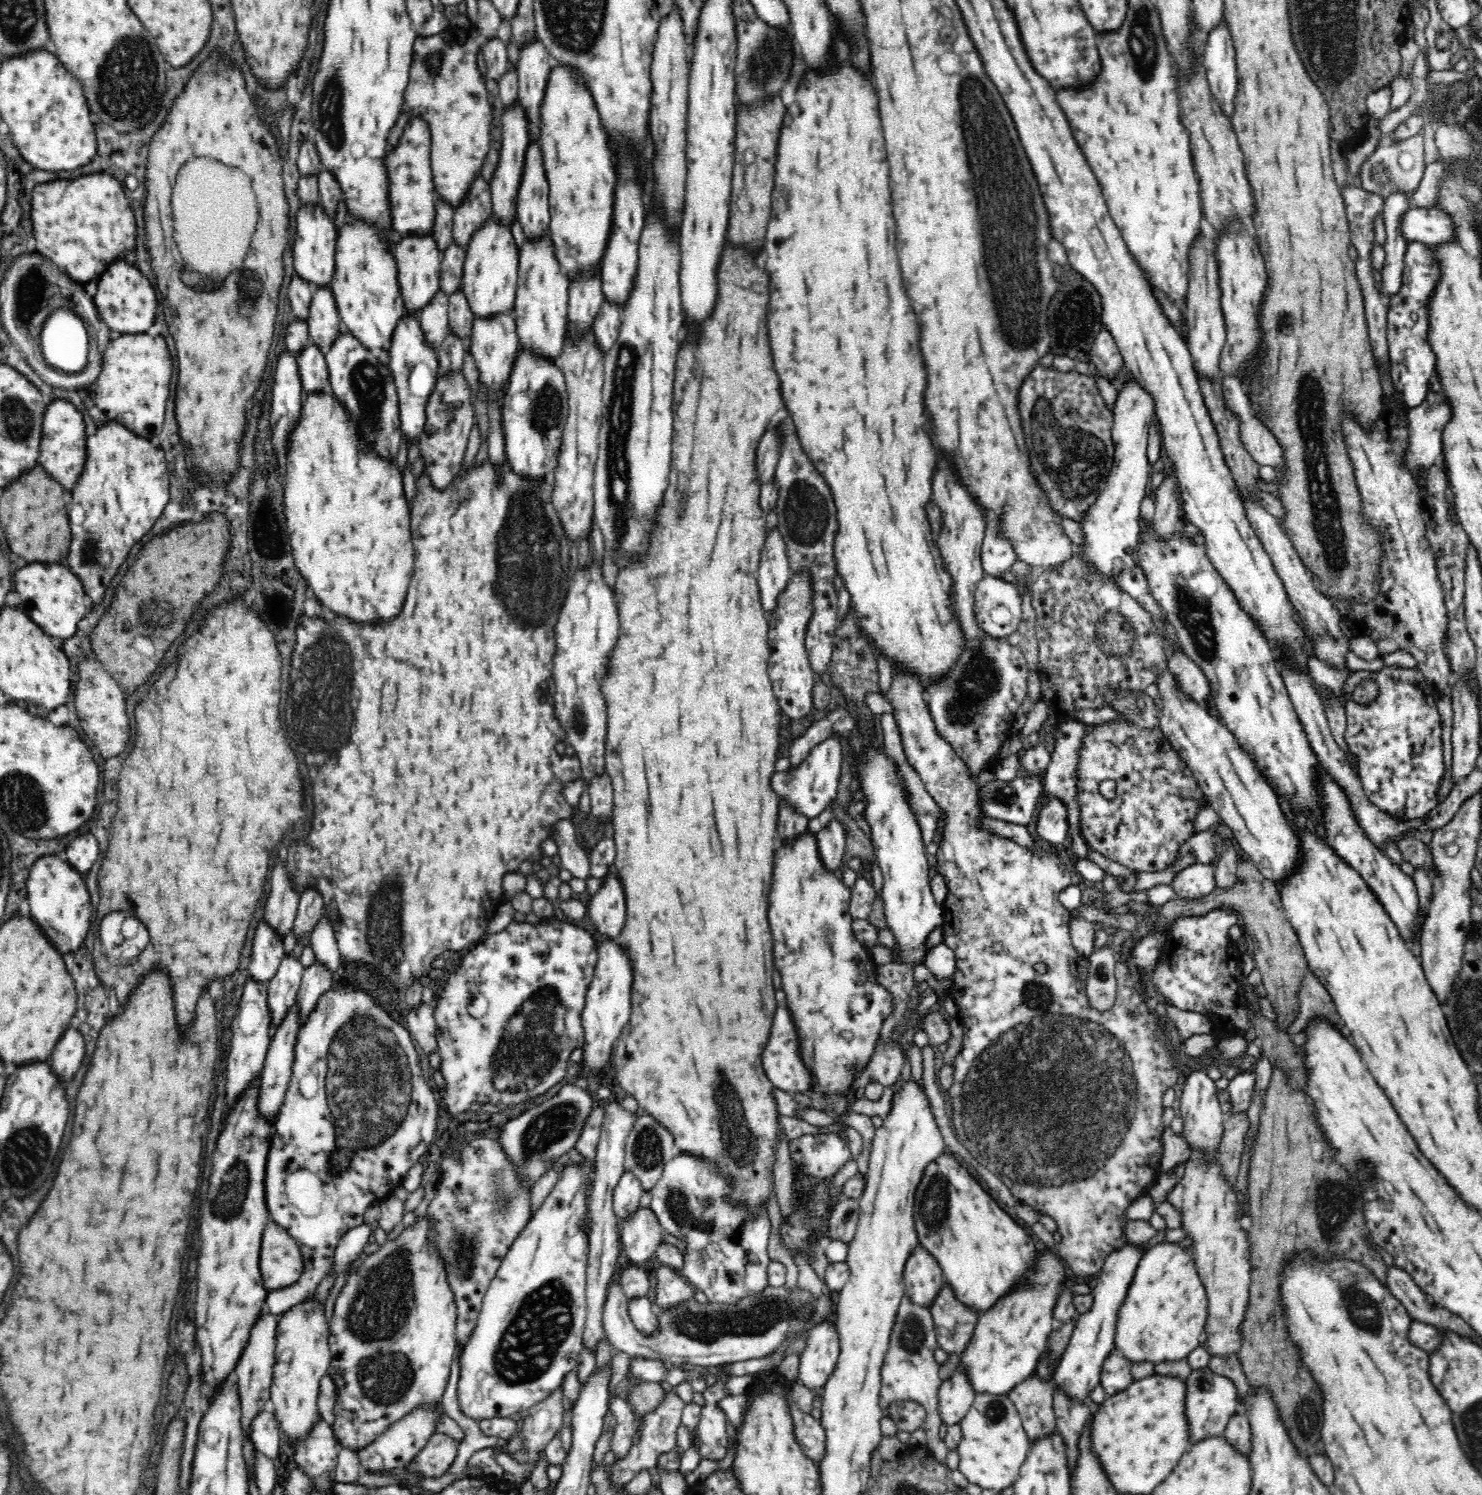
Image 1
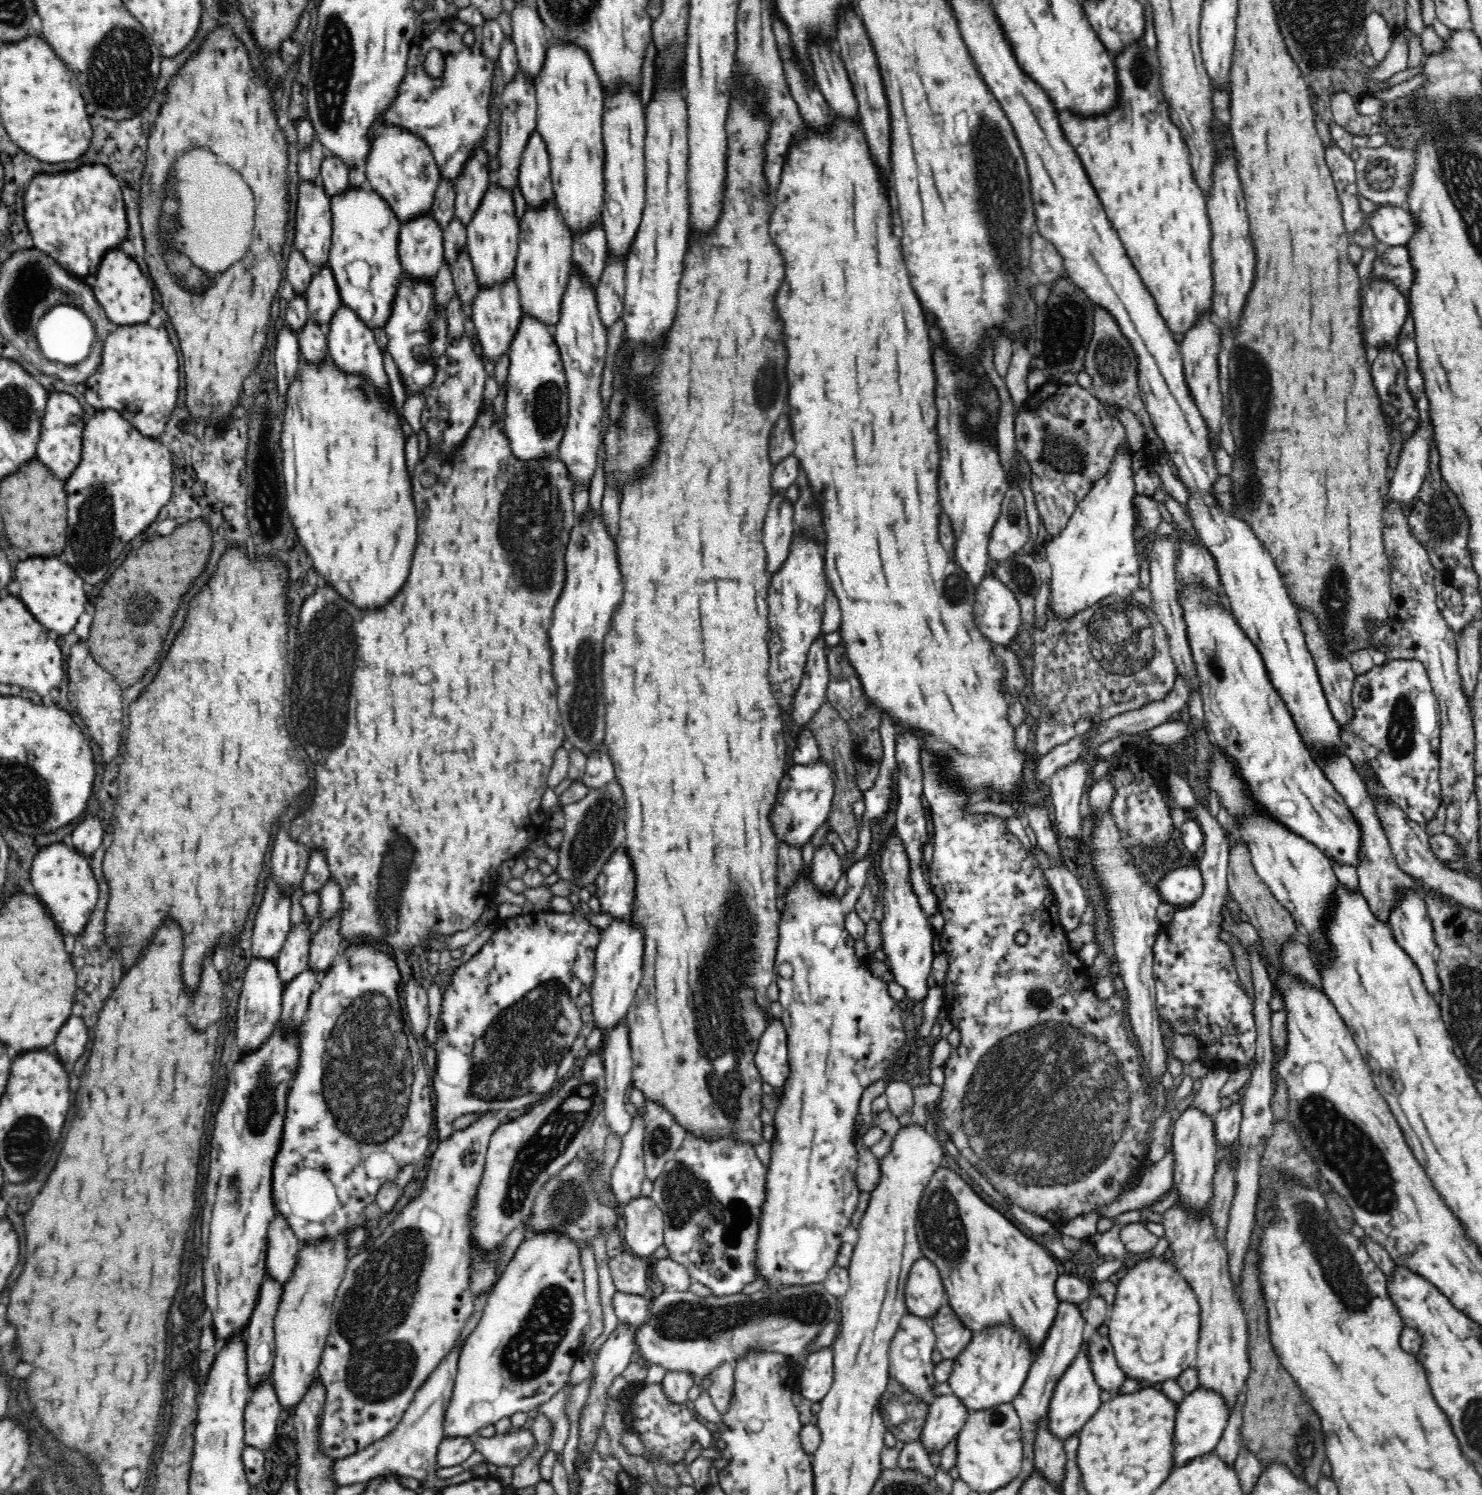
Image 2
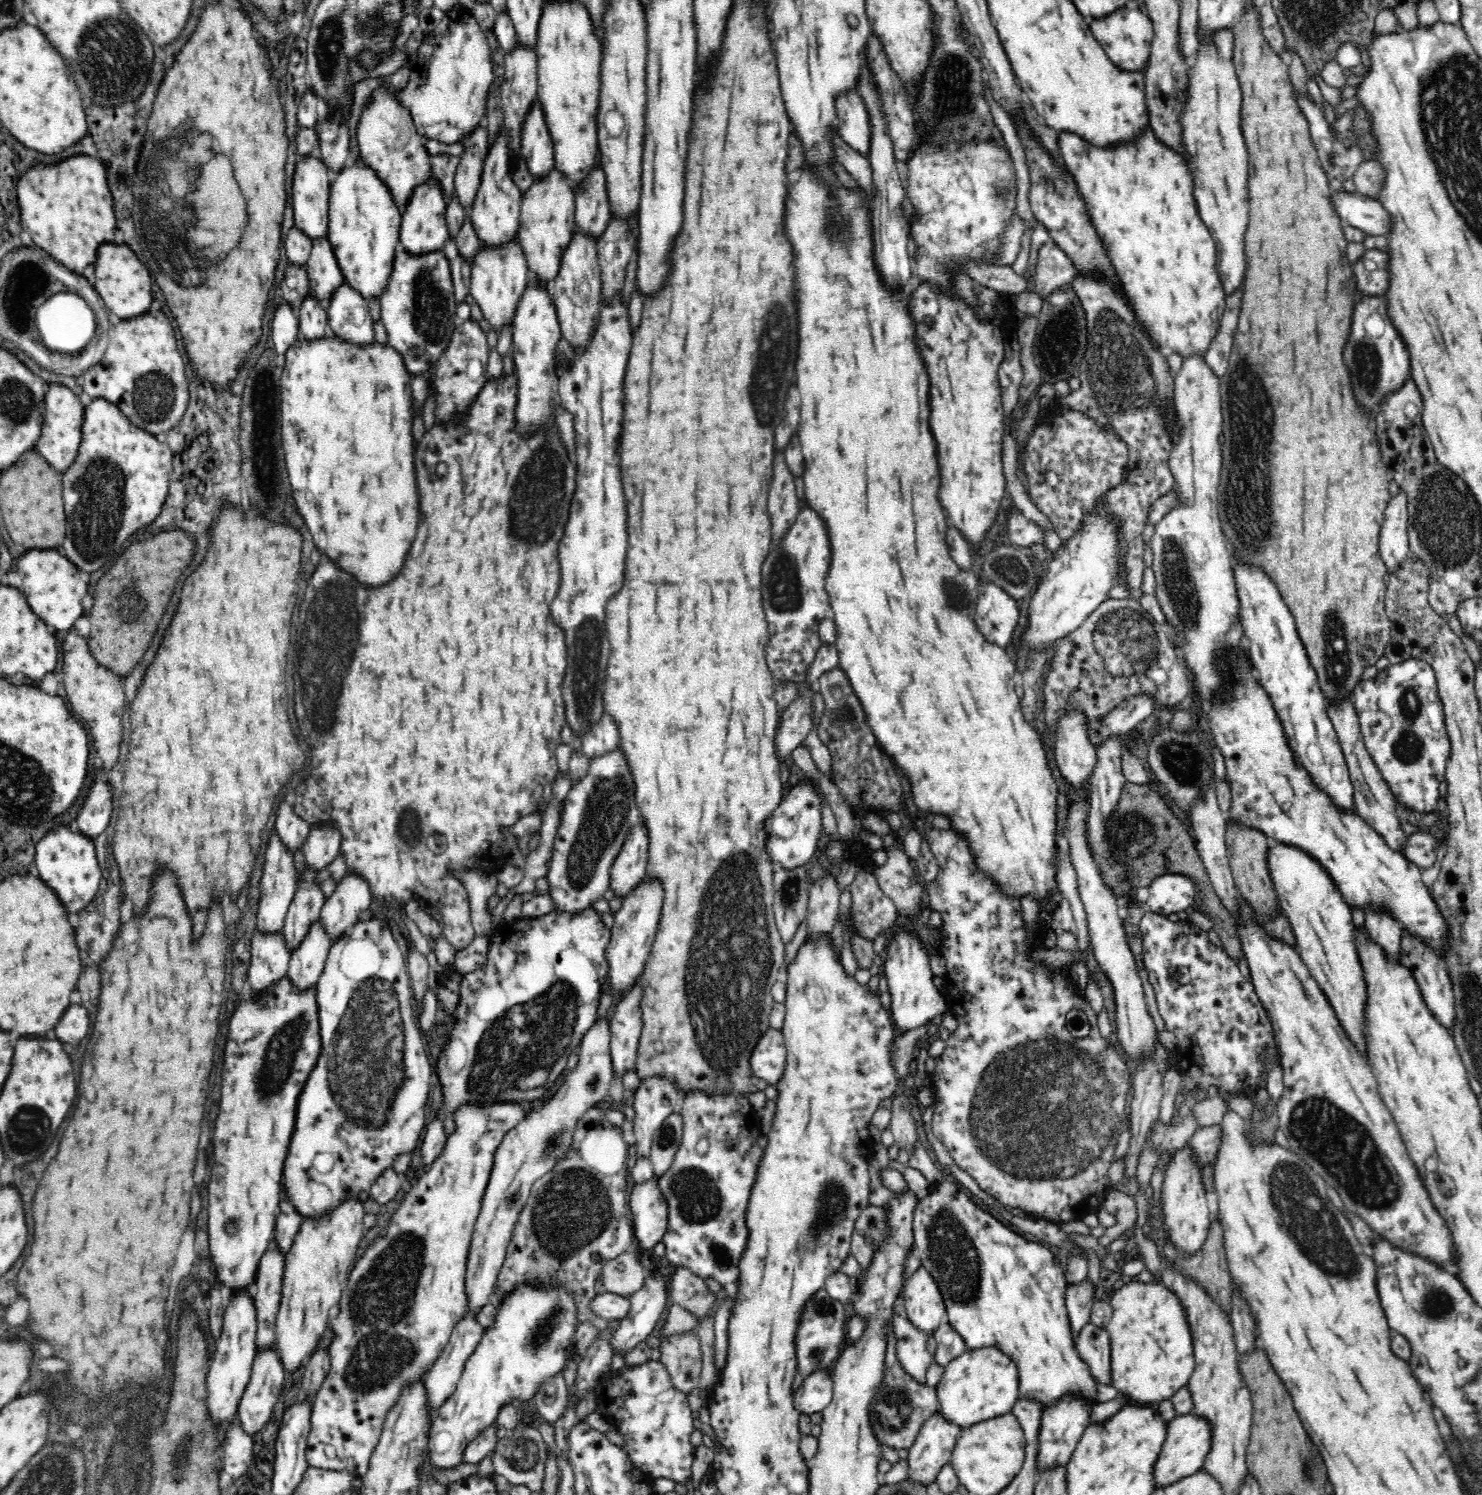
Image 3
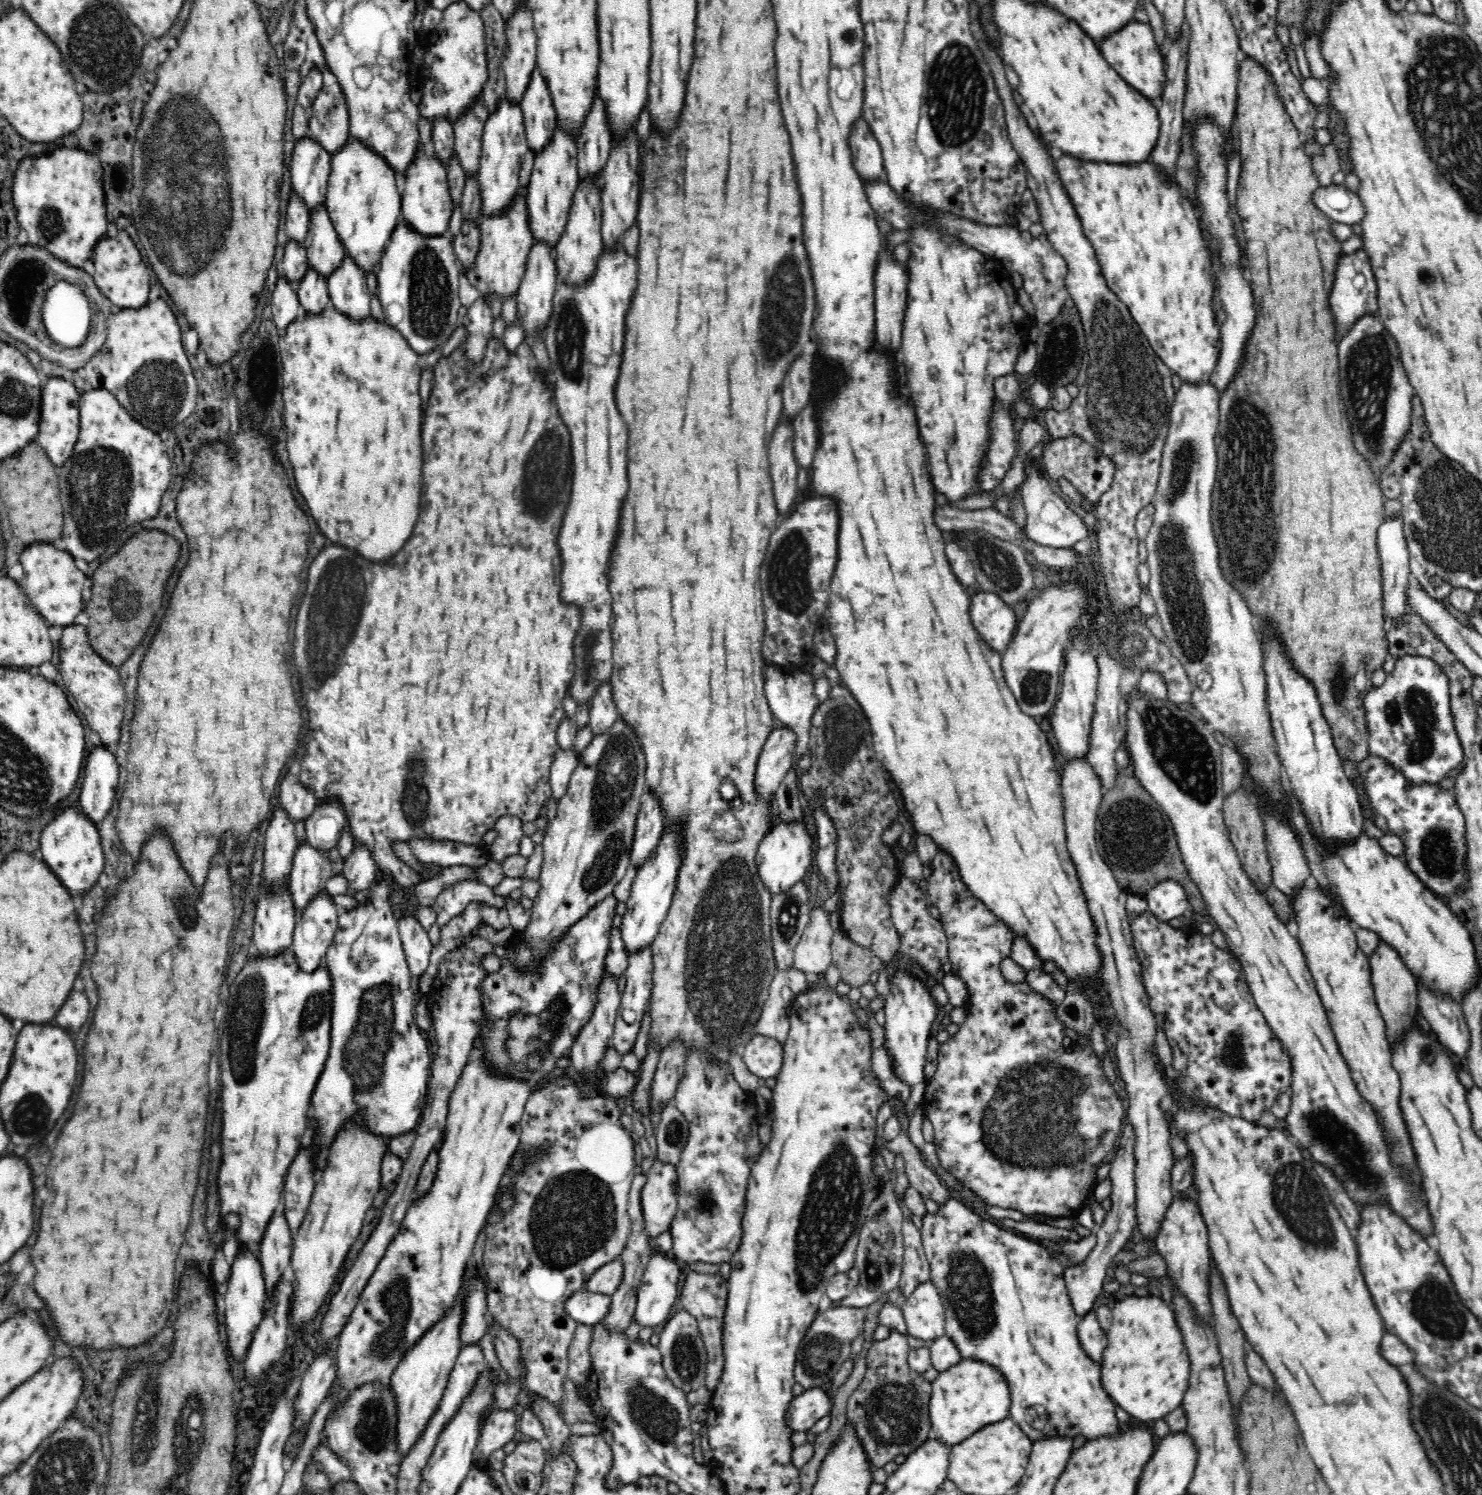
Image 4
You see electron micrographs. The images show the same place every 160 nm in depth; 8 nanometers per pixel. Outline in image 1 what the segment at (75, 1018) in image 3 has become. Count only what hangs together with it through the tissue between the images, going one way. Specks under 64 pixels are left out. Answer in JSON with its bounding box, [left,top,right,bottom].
[52,1028,86,1080]

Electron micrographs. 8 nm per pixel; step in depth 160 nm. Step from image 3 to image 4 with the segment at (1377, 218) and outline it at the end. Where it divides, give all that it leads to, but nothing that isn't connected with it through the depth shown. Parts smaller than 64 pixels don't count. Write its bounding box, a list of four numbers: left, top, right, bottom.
[1313,183,1364,225]

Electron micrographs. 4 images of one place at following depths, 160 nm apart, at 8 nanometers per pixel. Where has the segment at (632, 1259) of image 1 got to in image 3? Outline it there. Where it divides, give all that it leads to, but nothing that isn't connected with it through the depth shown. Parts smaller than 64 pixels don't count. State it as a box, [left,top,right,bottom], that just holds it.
[630,1174,668,1248]

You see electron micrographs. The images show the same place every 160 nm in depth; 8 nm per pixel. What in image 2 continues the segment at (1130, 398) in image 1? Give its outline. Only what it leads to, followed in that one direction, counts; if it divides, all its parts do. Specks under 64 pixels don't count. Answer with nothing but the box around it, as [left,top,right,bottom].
[1045,450,1140,621]

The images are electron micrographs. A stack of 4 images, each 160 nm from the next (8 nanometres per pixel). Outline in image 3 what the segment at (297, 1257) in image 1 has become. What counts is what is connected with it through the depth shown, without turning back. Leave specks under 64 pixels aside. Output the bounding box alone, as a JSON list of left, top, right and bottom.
[274,1189,303,1254]

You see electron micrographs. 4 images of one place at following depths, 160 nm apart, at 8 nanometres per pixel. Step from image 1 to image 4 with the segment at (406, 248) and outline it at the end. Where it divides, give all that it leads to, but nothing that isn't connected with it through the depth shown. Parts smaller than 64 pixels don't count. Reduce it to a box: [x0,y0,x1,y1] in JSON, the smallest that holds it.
[401,144,455,236]

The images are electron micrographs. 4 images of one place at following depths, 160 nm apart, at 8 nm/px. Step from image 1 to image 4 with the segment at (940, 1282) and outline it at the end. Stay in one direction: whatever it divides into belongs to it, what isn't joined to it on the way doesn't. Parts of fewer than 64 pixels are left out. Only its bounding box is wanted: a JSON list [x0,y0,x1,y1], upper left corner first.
[899,1279,945,1344]

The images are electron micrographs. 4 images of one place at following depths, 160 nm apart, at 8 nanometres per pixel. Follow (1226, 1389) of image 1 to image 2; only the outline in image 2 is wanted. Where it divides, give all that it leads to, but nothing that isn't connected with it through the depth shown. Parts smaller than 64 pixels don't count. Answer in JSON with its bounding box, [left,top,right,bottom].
[1172,1388,1229,1468]

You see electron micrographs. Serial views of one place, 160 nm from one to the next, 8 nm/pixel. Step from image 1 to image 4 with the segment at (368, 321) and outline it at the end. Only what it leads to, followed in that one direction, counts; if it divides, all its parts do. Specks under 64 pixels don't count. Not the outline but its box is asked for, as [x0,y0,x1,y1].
[325,138,402,272]

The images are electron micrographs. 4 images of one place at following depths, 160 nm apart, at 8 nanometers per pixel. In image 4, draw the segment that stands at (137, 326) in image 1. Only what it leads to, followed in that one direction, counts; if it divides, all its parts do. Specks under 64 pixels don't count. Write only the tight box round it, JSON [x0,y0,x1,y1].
[94,230,150,308]

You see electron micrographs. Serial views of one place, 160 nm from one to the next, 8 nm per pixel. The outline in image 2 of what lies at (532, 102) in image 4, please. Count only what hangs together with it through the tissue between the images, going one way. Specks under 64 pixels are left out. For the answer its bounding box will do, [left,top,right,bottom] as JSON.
[518,129,554,206]

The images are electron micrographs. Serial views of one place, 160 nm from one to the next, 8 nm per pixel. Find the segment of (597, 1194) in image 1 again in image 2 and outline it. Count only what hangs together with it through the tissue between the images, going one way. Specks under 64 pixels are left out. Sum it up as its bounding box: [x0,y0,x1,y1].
[601,1016,632,1136]

